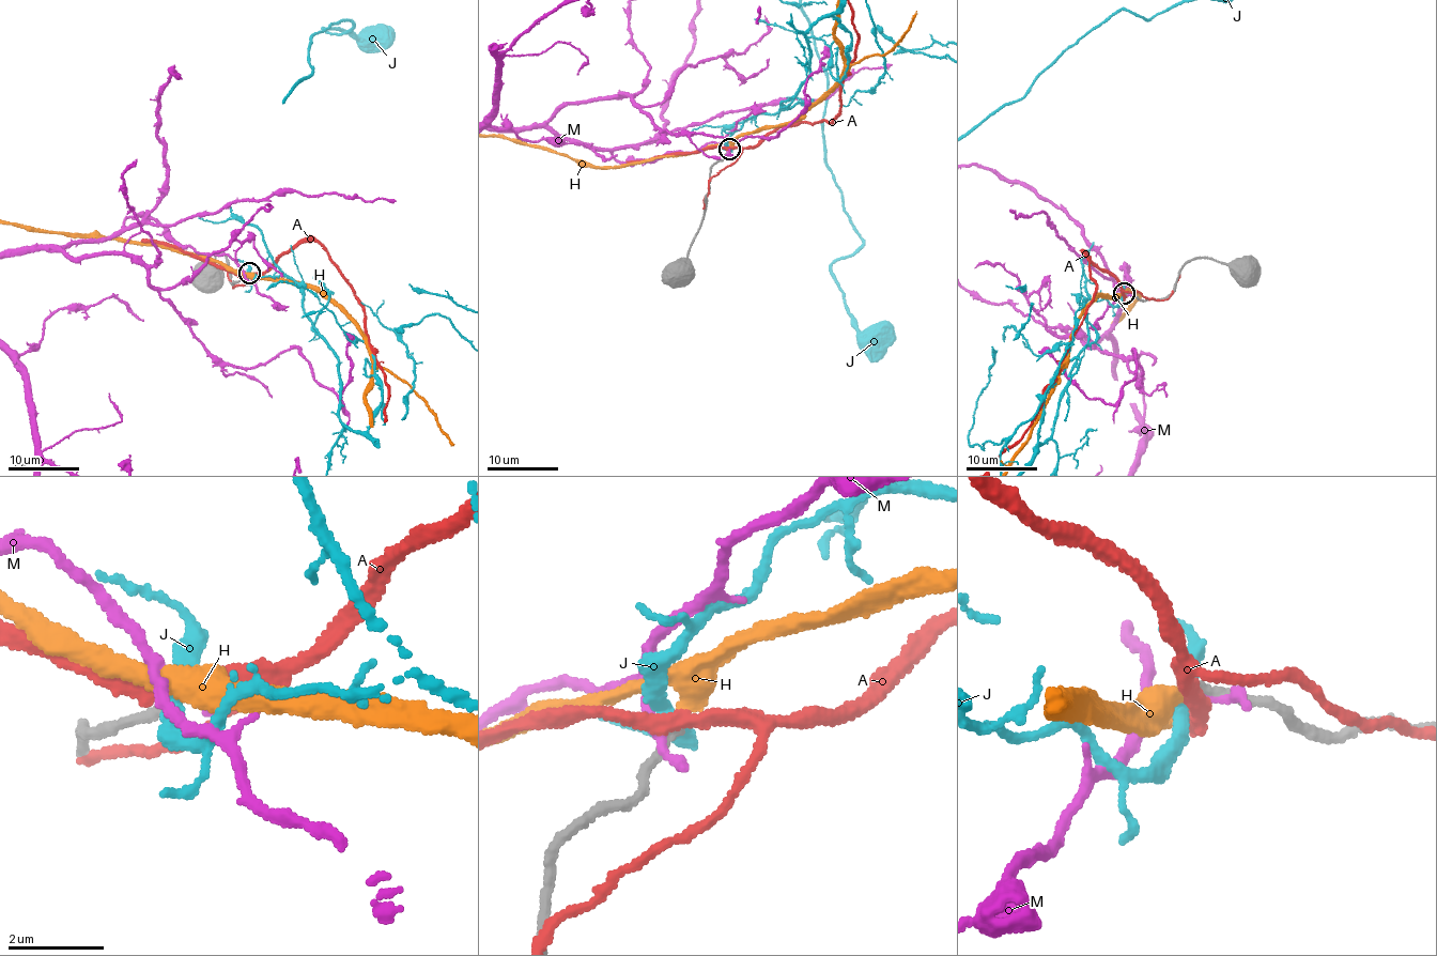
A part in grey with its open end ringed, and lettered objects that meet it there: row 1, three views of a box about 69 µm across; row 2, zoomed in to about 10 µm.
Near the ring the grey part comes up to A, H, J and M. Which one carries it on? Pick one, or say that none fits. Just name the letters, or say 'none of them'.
H

